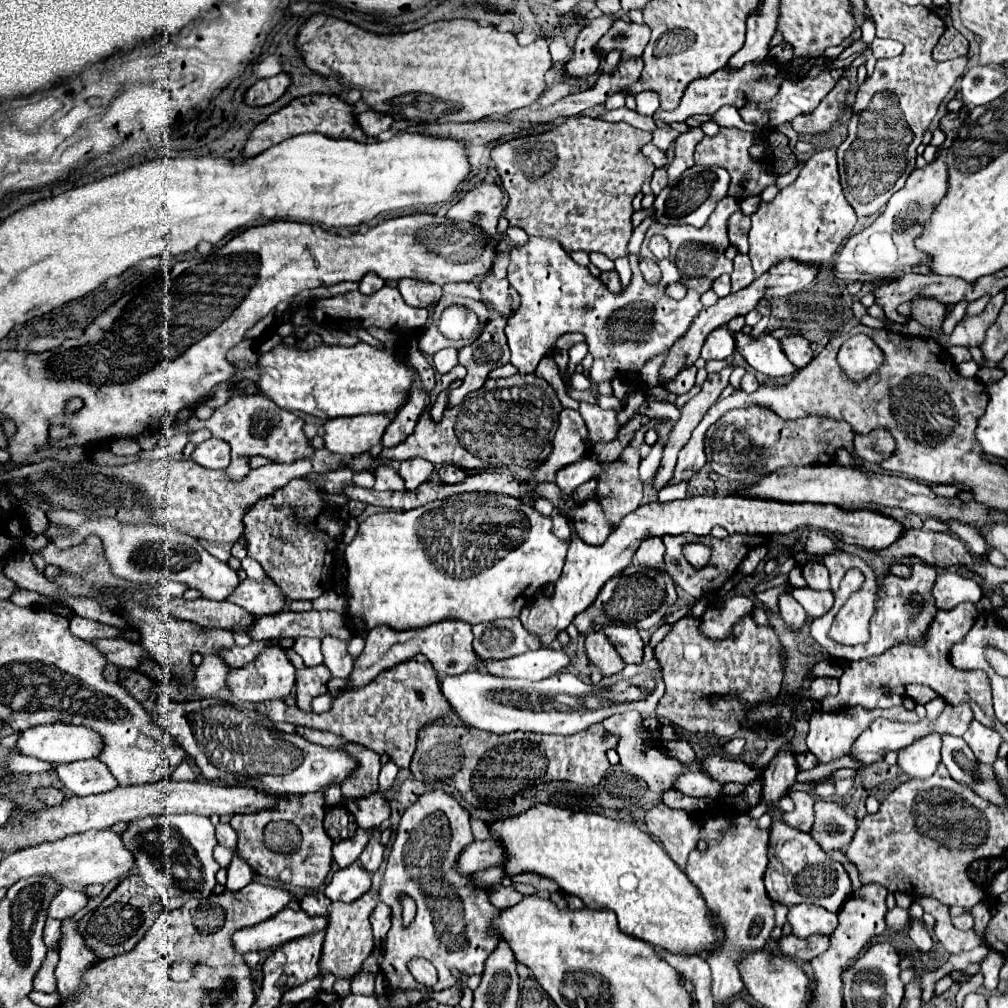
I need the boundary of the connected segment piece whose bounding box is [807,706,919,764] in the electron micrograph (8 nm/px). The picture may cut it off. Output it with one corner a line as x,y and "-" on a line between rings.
855,706
855,708
843,708
839,712
815,712
811,716
811,730
807,736
807,748
819,758
819,762
833,762
841,756
851,754
851,748
855,744
855,740
859,738
859,734
877,718
877,716
885,716
889,720
903,720
903,722
917,722
917,714
915,710
905,710
905,708
889,708
889,710
867,710
863,706

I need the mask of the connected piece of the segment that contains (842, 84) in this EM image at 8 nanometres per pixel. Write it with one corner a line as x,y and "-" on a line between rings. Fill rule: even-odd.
841,78
837,86
823,98
819,108
807,116
797,116
791,126
797,134
819,134
829,130
843,114
843,102
849,90
849,80

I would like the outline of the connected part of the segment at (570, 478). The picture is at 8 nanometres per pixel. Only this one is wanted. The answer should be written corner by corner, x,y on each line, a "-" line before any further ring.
581,458
573,464
567,464
565,468
559,470
559,476
555,476
555,484
565,492
571,494
579,484
591,480
591,478
599,478
599,474
605,470
607,464
601,464
593,458

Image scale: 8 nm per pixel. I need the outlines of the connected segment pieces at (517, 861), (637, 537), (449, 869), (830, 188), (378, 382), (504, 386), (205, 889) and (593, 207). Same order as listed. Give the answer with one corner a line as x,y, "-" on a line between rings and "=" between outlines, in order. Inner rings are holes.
539,804
527,812
489,824
491,832
499,834
499,840
505,848
505,866
507,876
503,886
511,885
511,876
519,872
537,872
559,884
567,894
579,896
587,908
593,910
613,910
617,914
619,930
653,946
659,946
671,954
703,954
711,952
715,944
723,942
723,928
713,922
713,912
707,906
699,888
687,878
687,874
667,856
667,852
635,824
617,822
601,814
571,812
565,808
=
693,496
673,502
653,502
639,506
635,512
627,514
601,546
589,546
581,538
573,536
567,550
563,574
555,584
555,594
551,598
541,598
541,600
539,596
535,596
521,610
519,618
523,626
543,642
543,646
549,646
557,638
557,634
573,622
573,618
579,612
587,610
593,604
599,590
605,586
605,582
611,576
631,566
631,558
643,540
651,536
687,534
687,532
695,536
705,536
717,524
723,526
729,534
775,534
775,532
789,534
801,528
827,530
845,544
855,544
867,550
885,550
895,540
899,540
899,536
903,536
903,532
907,530
901,522
881,514
875,508
843,510
831,504
785,504
785,502
771,502
765,498
749,498
749,496
723,496
723,498
=
441,788
423,794
411,808
405,810
379,894
381,902
393,910
393,924
383,945
381,972
389,978
395,990
445,990
459,980
451,974
451,968
457,968
467,976
481,974
487,956
495,950
499,932
495,932
493,920
499,916
499,910
489,902
487,888
475,888
475,884
471,884
471,876
457,872
459,852
463,852
463,848
471,842
473,834
469,812
-
403,894
411,896
417,904
415,920
409,926
403,926
401,922
399,896
-
415,956
427,958
437,968
439,980
435,986
427,988
411,976
407,962
=
835,148
815,152
803,166
799,178
783,188
773,202
761,204
751,216
749,258
755,276
767,272
773,264
785,258
797,258
811,264
829,264
843,240
857,222
855,210
843,196
837,172
=
357,342
355,346
317,346
313,350
297,350
293,346
275,346
271,352
261,354
257,368
261,370
259,388
283,410
299,410
321,420
339,418
339,416
359,416
359,414
393,414
407,402
411,386
417,378
411,364
401,362
395,354
373,348
365,342
=
535,374
487,380
479,390
467,394
461,404
447,408
441,422
433,422
427,408
421,414
415,432
395,448
385,448
379,456
391,458
395,462
411,460
417,456
435,466
453,464
463,470
481,468
483,460
485,468
495,466
511,470
517,476
527,476
535,470
537,460
543,462
549,456
561,410
563,406
559,404
555,390
-
535,440
539,440
539,444
535,444
=
163,814
163,816
135,818
129,822
121,838
123,844
133,852
135,860
149,858
153,864
167,870
181,892
201,892
201,894
213,892
213,886
217,884
215,872
219,870
219,864
213,858
217,838
209,818
195,814
=
573,116
573,118
559,118
551,130
545,130
545,132
531,132
531,134
525,134
525,136
515,136
513,140
509,142
503,142
503,144
497,144
493,150
491,150
491,160
495,162
497,166
497,172
499,176
503,178
503,188
509,196
509,204
505,208
505,218
509,220
511,226
517,226
521,230
525,230
529,236
541,236
541,238
553,238
557,242
561,242
561,246
567,250
567,252
575,252
575,250
583,250
583,252
601,252
605,254
607,258
611,260
617,260
617,258
623,258
627,256
627,244
629,244
629,238
631,238
631,232
633,232
633,224
631,224
631,216
633,216
633,208
631,208
631,202
633,198
639,194
641,190
641,184
645,182
645,178
653,176
653,162
649,158
645,158
641,154
639,148
643,148
653,136
649,132
643,132
643,130
637,130
633,126
629,126
627,122
617,122
617,124
609,124
605,120
595,120
595,118
587,118
587,116

